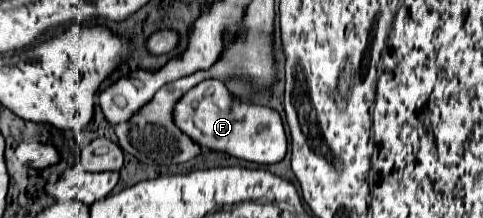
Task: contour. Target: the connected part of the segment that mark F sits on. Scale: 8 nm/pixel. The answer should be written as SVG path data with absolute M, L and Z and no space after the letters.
M216 79L202 81L194 89L190 89L174 107L174 121L202 147L222 151L250 163L280 163L288 151L288 137L280 113L270 107L238 101L226 89L226 85Z

